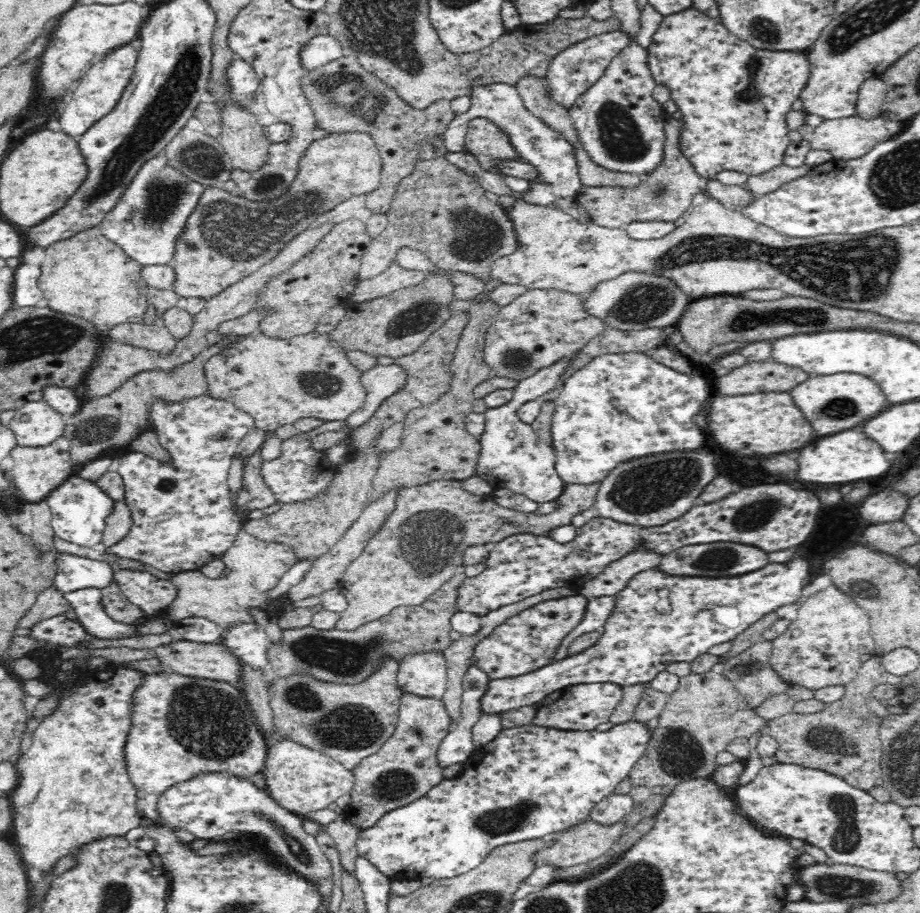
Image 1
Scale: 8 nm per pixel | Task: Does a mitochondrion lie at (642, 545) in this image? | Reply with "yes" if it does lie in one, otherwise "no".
no

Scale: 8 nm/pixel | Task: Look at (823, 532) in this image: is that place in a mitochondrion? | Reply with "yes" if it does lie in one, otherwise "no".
no

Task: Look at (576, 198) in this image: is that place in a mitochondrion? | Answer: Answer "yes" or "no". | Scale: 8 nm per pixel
no

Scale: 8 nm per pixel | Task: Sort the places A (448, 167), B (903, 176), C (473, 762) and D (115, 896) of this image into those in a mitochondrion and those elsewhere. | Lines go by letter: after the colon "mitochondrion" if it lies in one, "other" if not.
A: other
B: mitochondrion
C: other
D: mitochondrion

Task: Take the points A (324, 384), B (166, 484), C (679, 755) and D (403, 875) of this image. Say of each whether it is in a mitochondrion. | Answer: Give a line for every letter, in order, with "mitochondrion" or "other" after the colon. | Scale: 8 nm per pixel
A: mitochondrion
B: mitochondrion
C: mitochondrion
D: other

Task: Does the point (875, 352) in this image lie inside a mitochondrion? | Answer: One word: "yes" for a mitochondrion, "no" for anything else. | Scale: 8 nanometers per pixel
no

